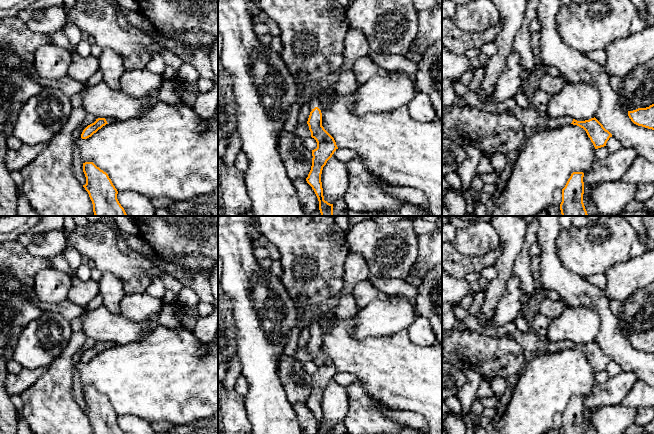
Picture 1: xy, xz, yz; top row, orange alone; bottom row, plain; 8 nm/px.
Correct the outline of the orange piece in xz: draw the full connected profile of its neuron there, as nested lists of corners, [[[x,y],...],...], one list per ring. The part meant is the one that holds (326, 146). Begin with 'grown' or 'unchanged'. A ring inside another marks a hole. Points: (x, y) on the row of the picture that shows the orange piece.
grown; [[[311,100],[309,107],[311,112],[307,124],[311,132],[311,137],[317,142],[317,148],[312,150],[312,166],[306,181],[318,198],[321,216],[333,216],[333,204],[324,200],[321,174],[323,167],[338,147],[334,138],[322,126],[320,100]]]

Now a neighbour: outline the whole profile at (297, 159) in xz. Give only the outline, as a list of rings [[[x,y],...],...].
[[[284,131],[278,141],[278,152],[291,180],[308,177],[312,166],[312,151],[303,145],[303,138],[295,132]]]

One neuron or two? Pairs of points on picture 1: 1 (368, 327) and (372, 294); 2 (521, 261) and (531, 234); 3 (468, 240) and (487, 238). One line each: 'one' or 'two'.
1: two
2: one
3: one

